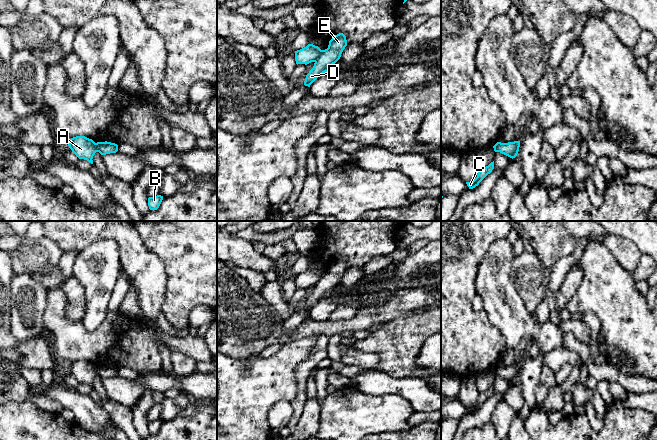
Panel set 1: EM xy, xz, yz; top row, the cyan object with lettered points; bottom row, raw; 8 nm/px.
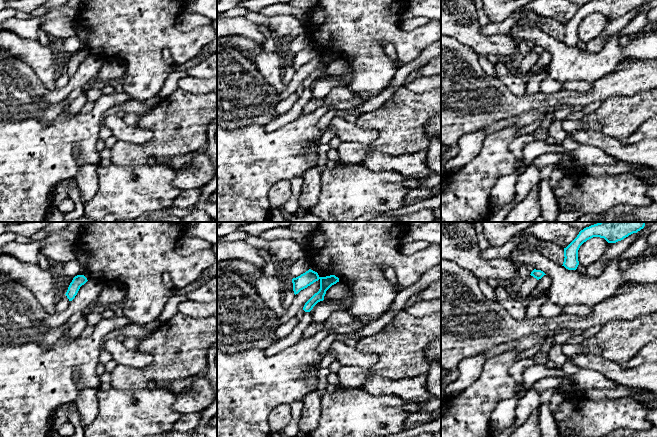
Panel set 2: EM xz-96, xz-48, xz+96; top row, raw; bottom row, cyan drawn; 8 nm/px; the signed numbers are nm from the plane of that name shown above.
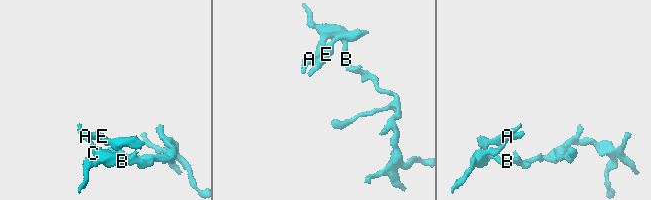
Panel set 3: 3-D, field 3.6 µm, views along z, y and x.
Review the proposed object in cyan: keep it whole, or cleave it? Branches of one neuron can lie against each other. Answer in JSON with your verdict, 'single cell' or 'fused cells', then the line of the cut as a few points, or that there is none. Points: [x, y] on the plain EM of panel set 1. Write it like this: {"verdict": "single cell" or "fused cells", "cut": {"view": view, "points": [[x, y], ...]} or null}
{"verdict": "fused cells", "cut": {"view": "xz", "points": [[322, 274], [314, 285]]}}

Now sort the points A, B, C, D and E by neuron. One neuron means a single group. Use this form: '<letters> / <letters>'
A B C / D E

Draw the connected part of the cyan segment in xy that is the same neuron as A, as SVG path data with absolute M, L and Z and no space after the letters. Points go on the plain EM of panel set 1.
M76 360L70 363L68 368L72 376L79 382L93 388L93 380L97 376L96 367L85 360Z

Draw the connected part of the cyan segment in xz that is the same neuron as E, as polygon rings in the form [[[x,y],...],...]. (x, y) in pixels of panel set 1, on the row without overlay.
[[[343,257],[335,259],[330,265],[328,272],[322,274],[321,278],[314,287],[313,292],[306,299],[304,309],[310,309],[323,297],[329,296],[331,290],[341,281],[341,278],[347,270],[346,260]]]

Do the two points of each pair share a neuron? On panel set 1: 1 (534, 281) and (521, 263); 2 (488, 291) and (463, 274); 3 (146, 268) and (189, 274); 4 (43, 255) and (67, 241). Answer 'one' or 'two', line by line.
1: one
2: two
3: two
4: two

